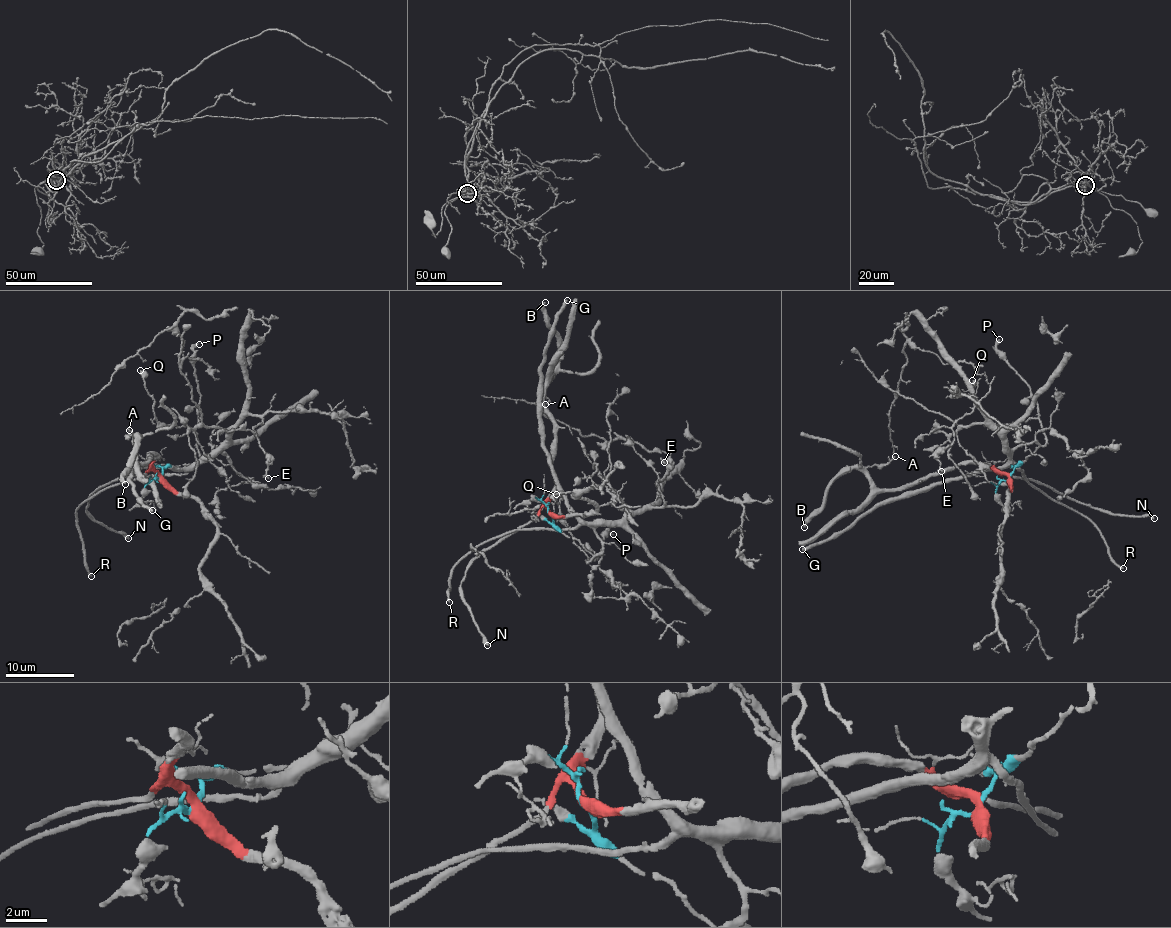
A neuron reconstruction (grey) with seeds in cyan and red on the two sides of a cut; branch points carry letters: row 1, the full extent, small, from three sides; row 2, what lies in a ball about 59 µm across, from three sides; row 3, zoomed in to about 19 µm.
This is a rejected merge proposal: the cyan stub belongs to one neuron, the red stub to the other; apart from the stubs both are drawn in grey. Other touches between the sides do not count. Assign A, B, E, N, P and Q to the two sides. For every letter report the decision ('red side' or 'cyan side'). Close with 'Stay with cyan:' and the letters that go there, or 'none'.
A: red side
B: red side
E: cyan side
N: red side
P: cyan side
Q: cyan side
Stay with cyan: E, P, Q

